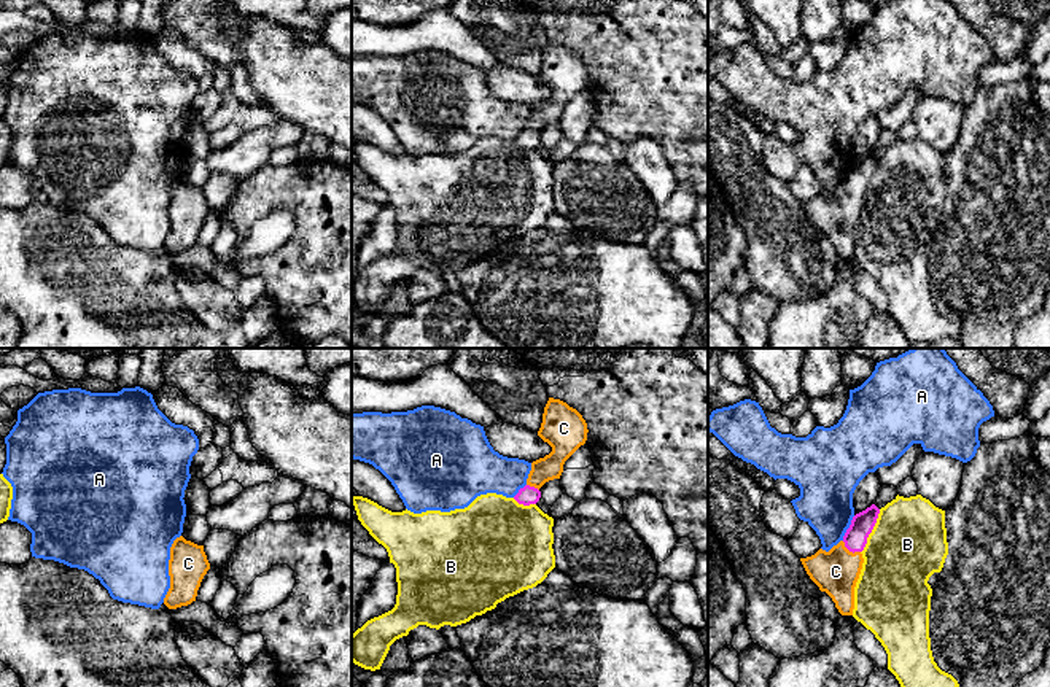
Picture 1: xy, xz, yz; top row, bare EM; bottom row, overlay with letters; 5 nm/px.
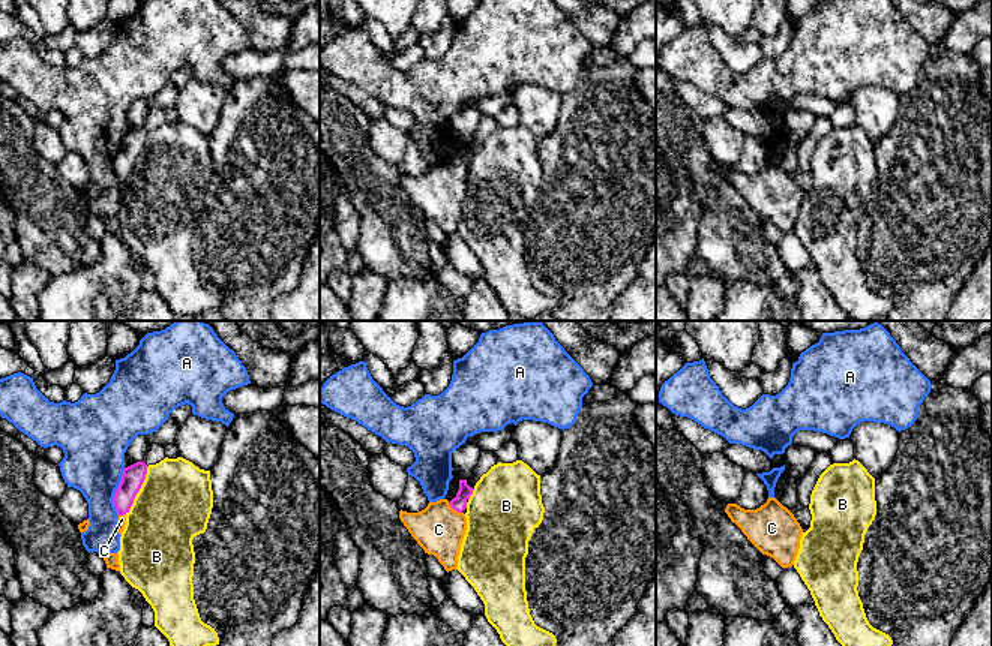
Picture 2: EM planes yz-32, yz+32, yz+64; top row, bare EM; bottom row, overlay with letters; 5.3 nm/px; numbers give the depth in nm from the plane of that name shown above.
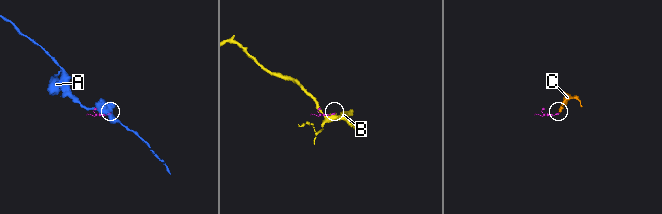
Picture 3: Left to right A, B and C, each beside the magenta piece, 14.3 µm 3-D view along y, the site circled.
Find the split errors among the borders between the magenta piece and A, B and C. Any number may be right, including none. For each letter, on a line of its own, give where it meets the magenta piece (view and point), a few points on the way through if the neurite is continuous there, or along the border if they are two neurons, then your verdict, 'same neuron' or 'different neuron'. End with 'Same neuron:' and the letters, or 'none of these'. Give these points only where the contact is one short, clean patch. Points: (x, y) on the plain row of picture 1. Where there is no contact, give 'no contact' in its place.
A: meets magenta in yz at (848, 172); different neuron
B: meets magenta in yz at (871, 175); border along yz (880, 153), (861, 196); different neuron
C: meets magenta in yz at (850, 194); runs through yz (855, 183), (850, 194), (836, 215); same neuron
Same neuron: C

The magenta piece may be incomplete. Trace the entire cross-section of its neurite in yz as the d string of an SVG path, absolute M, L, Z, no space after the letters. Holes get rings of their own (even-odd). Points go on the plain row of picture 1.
M872 148L856 157L843 183L829 196L819 192L815 199L800 202L810 223L826 235L842 259L853 259L854 231L862 213L862 194L872 177L880 153Z

